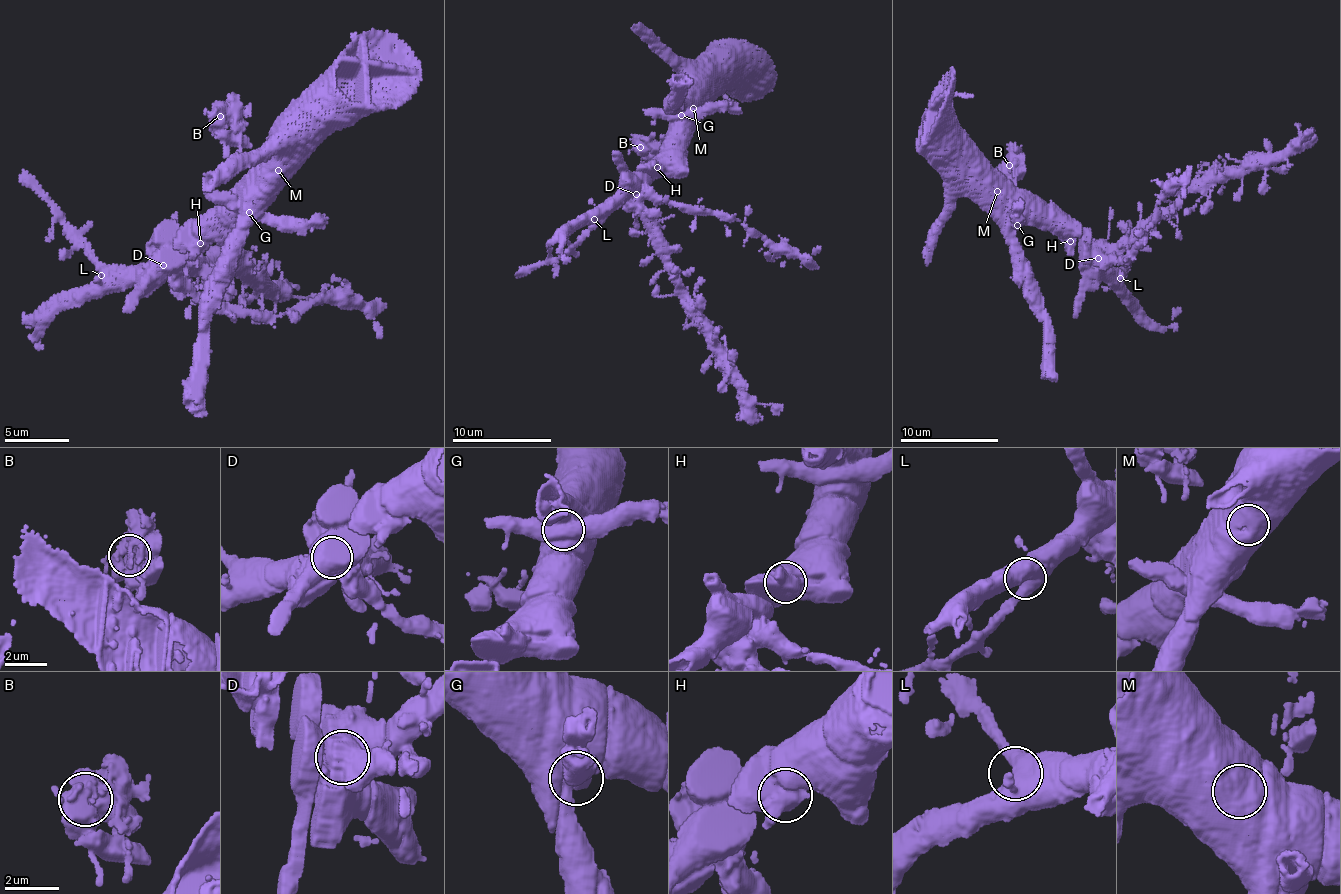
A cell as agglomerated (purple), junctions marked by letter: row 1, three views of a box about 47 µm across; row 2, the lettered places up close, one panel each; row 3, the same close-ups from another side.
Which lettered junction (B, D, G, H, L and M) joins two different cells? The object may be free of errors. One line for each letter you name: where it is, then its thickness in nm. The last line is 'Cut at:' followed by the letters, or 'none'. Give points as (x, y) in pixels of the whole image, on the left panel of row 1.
Cut at: none

